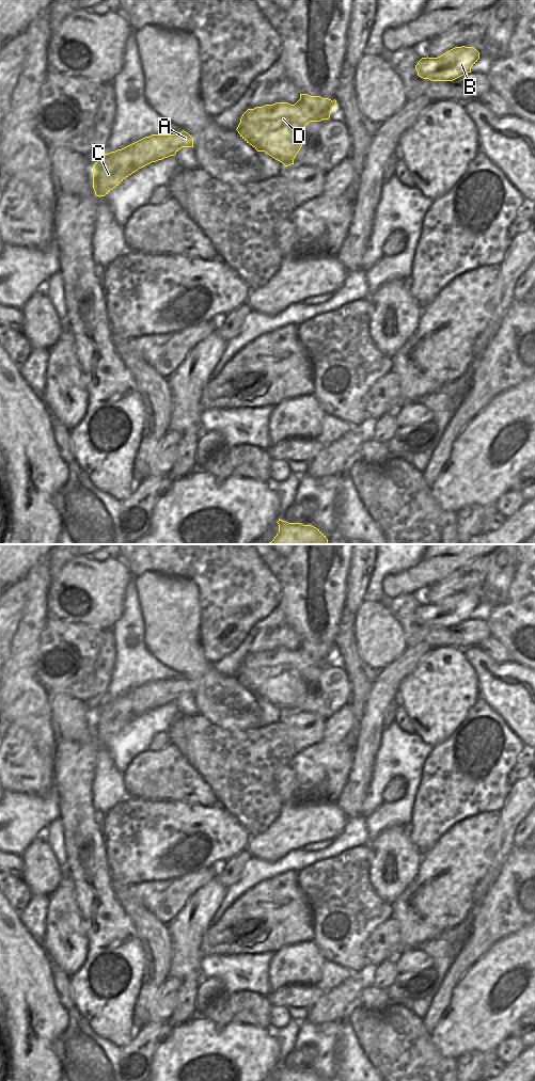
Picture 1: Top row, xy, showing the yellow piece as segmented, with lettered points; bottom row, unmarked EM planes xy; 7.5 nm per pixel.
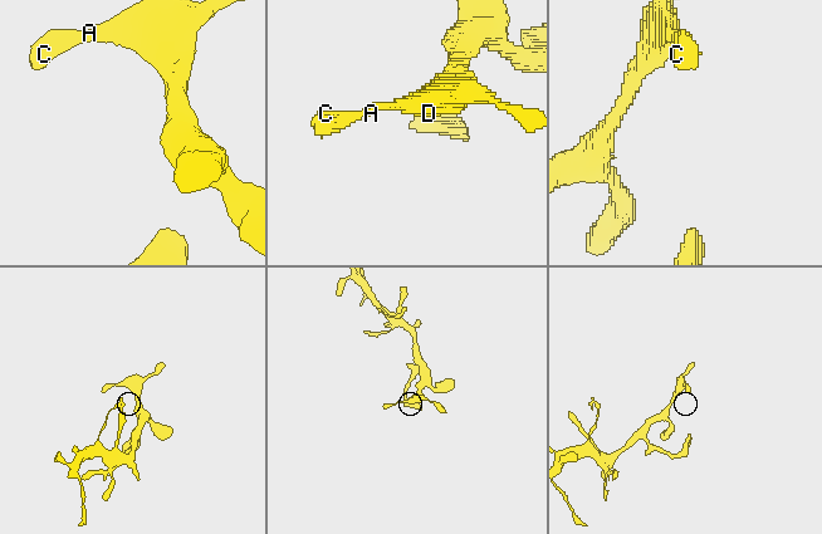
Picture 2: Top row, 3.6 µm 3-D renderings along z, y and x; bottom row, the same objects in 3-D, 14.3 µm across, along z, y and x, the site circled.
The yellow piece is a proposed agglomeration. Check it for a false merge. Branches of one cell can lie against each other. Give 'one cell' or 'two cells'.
one cell

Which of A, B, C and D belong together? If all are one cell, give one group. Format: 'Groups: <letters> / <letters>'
Groups: A B C D

